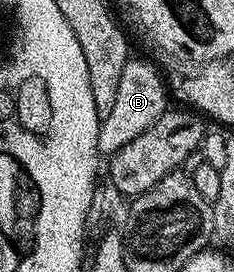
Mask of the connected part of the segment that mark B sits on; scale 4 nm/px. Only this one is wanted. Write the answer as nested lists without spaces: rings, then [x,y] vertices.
[[[131,60],[123,68],[123,76],[119,76],[119,89],[115,95],[115,104],[111,113],[101,119],[99,136],[97,137],[97,149],[102,155],[112,156],[123,148],[123,144],[131,144],[135,136],[147,132],[159,116],[163,116],[167,109],[167,82],[155,67],[149,62],[137,62]]]

